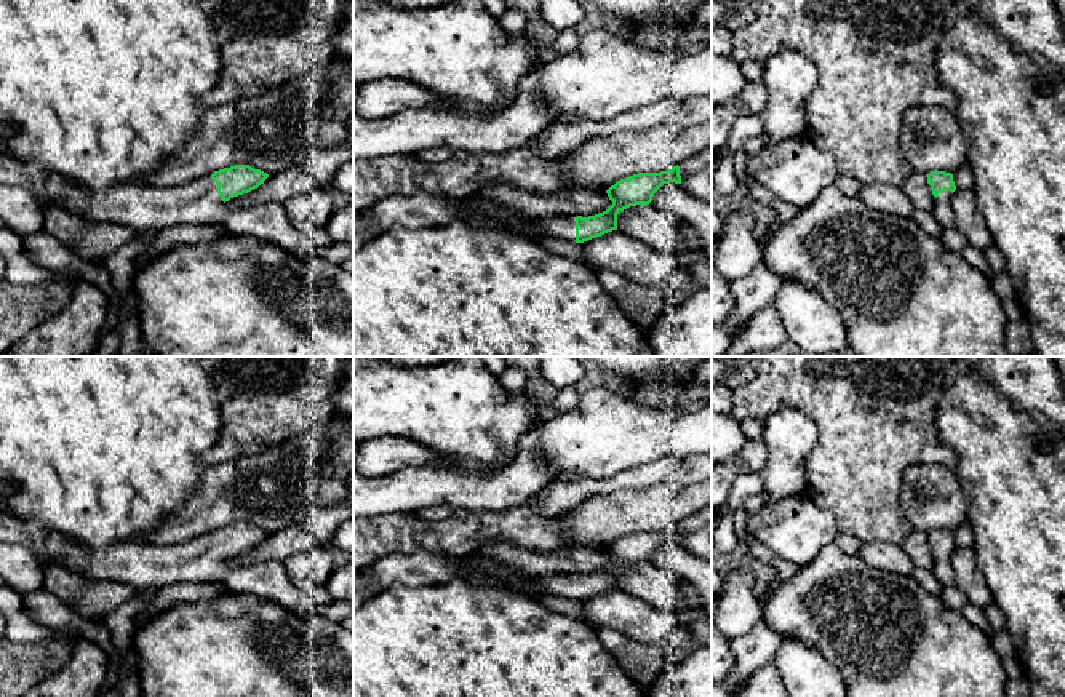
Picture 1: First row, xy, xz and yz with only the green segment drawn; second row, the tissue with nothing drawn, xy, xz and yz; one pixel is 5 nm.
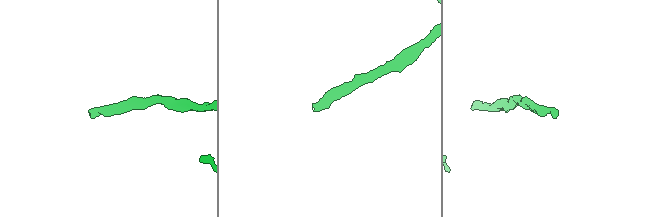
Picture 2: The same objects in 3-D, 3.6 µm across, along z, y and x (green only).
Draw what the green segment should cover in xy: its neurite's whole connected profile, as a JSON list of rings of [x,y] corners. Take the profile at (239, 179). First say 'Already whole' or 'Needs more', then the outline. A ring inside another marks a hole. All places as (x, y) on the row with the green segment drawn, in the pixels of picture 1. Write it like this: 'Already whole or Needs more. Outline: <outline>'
Needs more. Outline: [[[0,153],[0,184],[26,187],[45,213],[61,208],[91,224],[115,222],[139,233],[178,224],[222,224],[232,235],[251,235],[301,256],[320,254],[333,243],[326,229],[299,232],[289,222],[283,205],[225,205],[230,198],[257,189],[267,177],[267,173],[249,165],[235,165],[170,187],[117,184],[91,190],[50,174],[43,185],[35,189],[26,165]]]

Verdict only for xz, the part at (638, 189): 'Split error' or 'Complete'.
Split error

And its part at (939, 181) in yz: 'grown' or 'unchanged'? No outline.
grown

